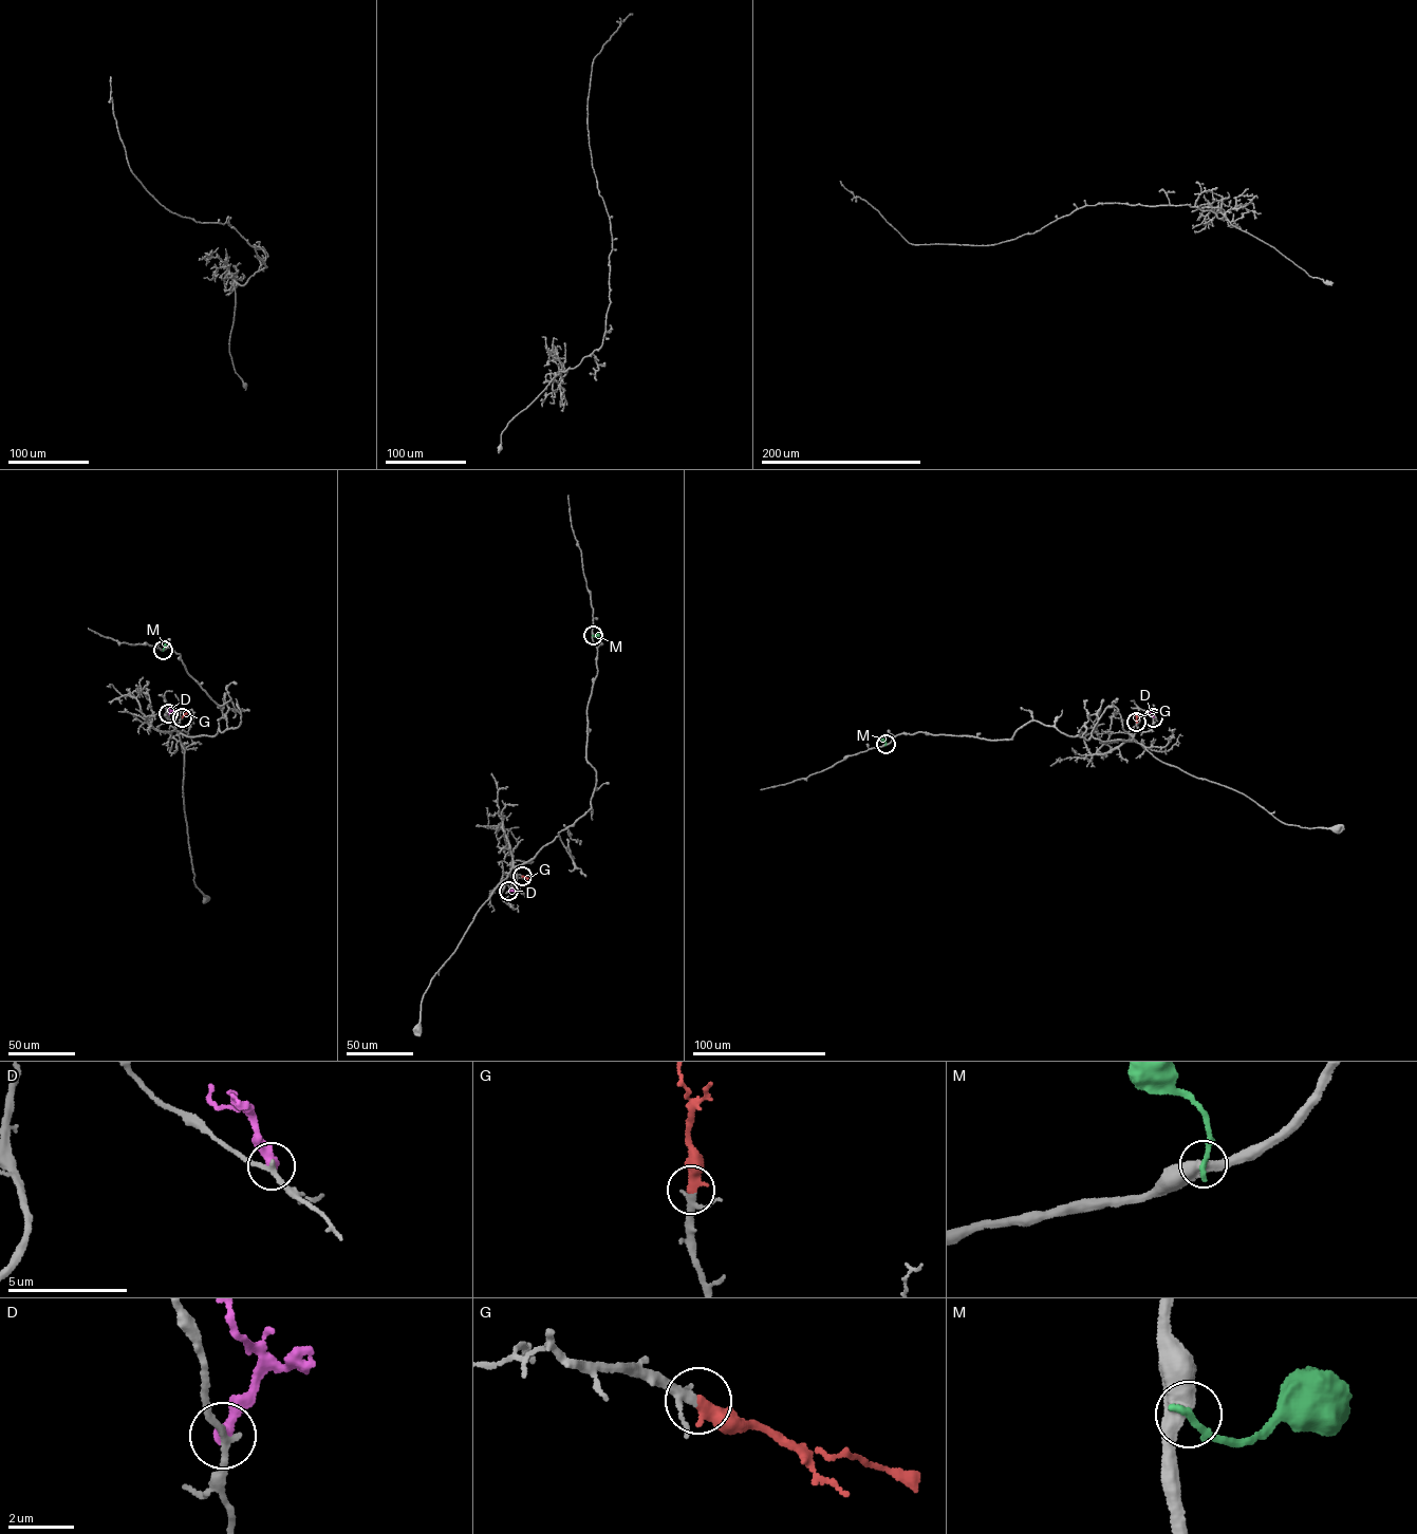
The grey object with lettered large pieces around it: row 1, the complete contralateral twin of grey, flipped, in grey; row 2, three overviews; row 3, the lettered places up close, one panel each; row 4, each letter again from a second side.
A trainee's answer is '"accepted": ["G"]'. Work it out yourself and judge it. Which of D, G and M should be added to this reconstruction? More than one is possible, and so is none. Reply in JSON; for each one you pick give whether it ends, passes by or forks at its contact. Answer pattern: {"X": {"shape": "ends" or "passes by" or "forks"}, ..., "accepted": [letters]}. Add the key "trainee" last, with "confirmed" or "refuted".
{"G": {"shape": "ends"}, "accepted": ["G"], "trainee": "confirmed"}

